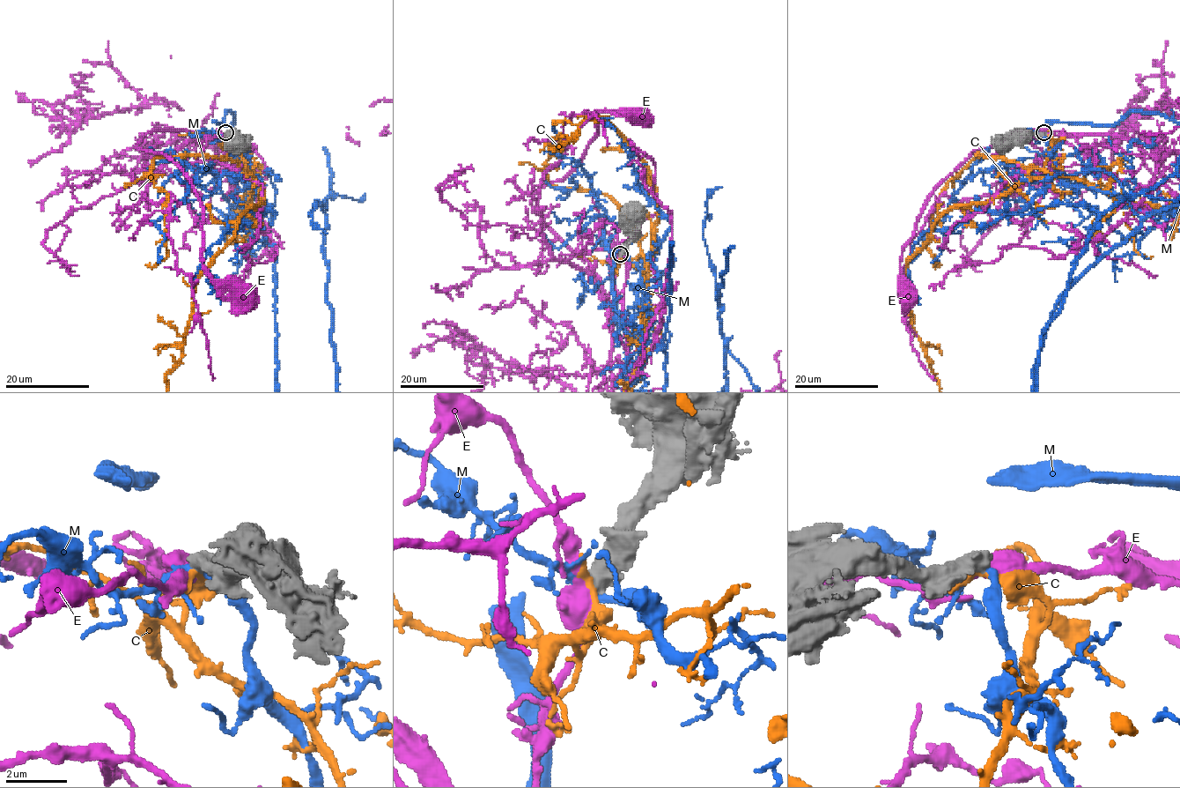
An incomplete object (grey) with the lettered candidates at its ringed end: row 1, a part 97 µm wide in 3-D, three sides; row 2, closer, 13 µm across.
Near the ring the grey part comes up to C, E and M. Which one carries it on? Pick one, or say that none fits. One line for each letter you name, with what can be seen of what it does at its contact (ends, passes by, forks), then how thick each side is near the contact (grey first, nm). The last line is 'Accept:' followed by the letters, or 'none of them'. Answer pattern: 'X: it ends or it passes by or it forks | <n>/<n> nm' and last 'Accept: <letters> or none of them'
Accept: none of them

